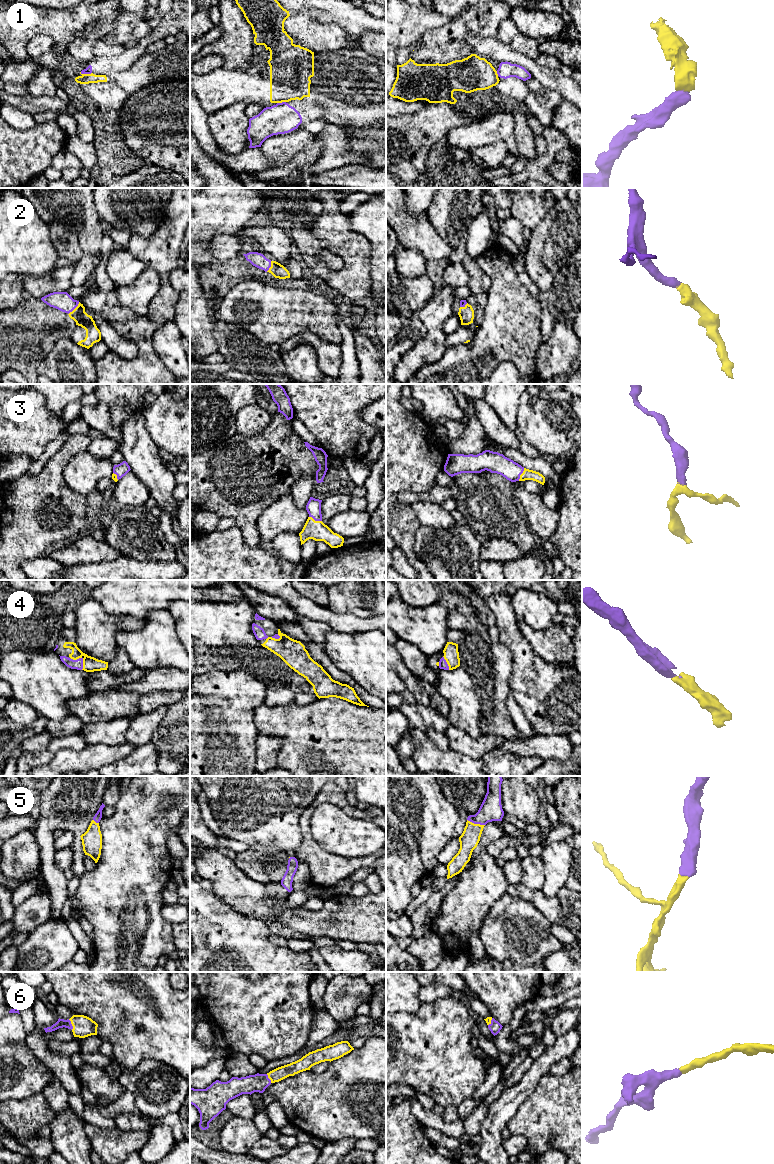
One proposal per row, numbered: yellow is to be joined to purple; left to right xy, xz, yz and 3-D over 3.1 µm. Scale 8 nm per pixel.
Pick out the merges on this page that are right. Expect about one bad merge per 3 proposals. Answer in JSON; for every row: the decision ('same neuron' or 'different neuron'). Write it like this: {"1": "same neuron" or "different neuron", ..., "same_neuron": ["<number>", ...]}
{"1": "different neuron", "2": "same neuron", "3": "same neuron", "4": "same neuron", "5": "same neuron", "6": "same neuron", "same_neuron": ["2", "3", "4", "5", "6"]}

